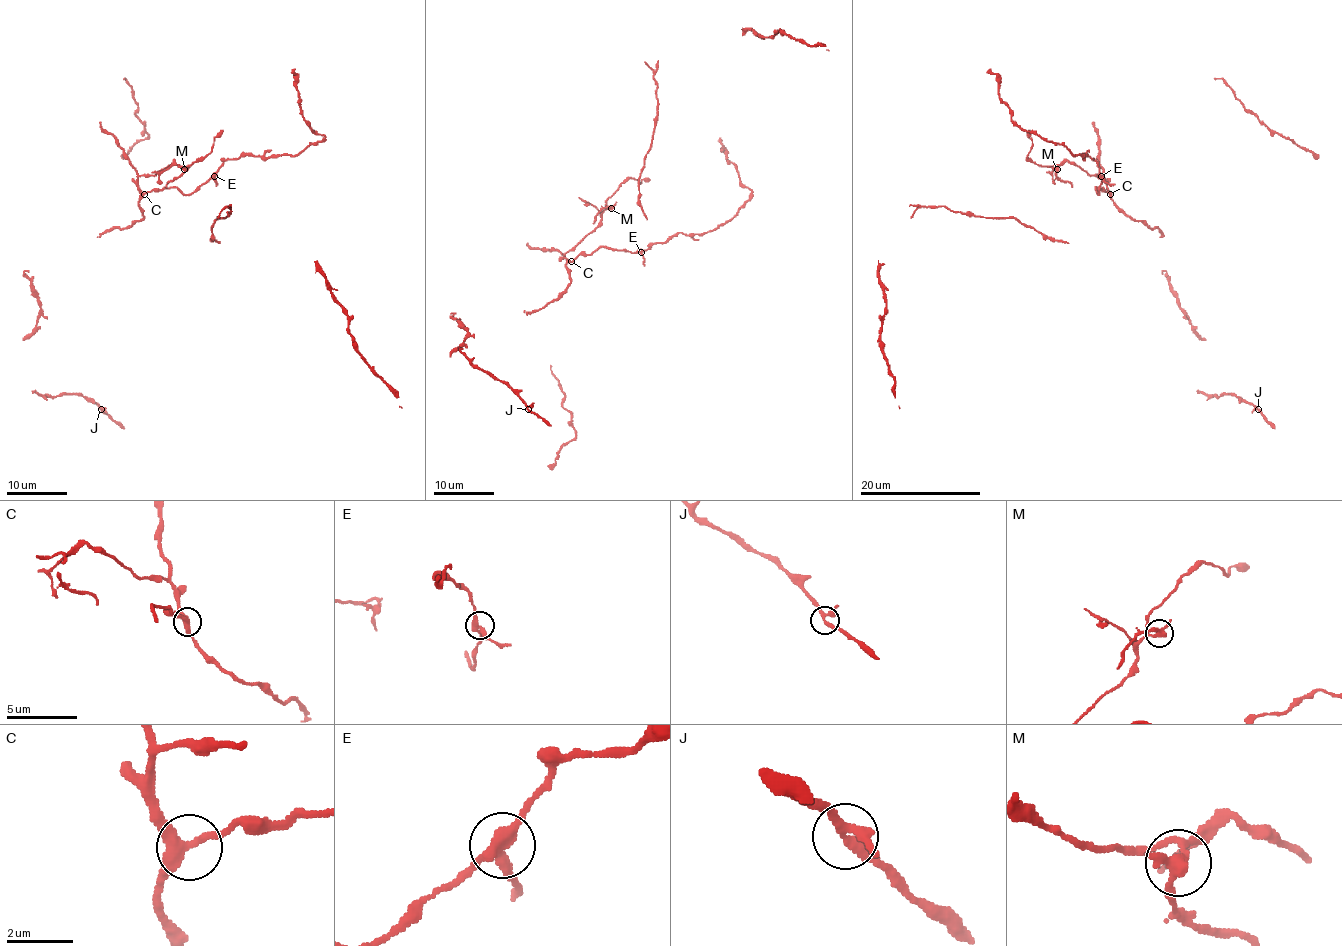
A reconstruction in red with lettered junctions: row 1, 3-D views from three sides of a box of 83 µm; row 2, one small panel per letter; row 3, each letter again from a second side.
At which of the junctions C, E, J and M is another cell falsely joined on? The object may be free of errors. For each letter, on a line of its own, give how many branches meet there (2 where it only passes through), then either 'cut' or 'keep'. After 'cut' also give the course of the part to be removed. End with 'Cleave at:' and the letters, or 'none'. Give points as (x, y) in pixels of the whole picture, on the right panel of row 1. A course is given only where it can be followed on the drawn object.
C: branches 3; keep
E: branches 3; keep
J: branches 3; keep
M: branches 3; cut; course (1057, 168), (1057, 177), (1072, 186)
Cleave at: M

